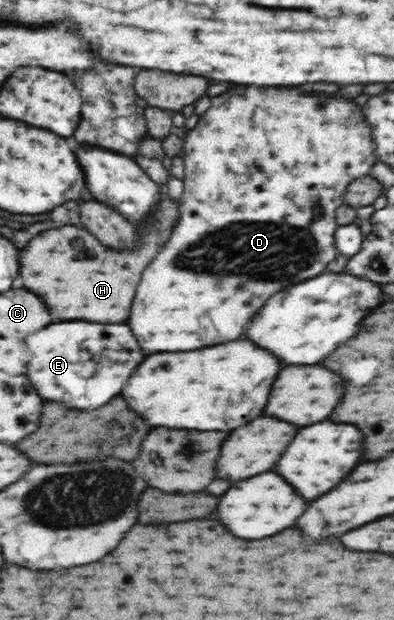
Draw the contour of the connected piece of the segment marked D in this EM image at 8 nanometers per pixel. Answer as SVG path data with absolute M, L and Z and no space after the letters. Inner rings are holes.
M234 86L234 88L228 88L221 94L218 94L215 97L211 98L212 105L203 115L200 115L199 122L196 127L186 135L186 138L183 139L183 148L185 155L183 156L184 162L184 178L182 178L183 182L183 192L181 197L179 198L180 203L180 220L177 221L176 228L174 228L174 232L172 232L172 236L170 236L170 240L166 244L164 244L163 248L156 254L156 260L146 268L146 272L144 272L144 276L142 276L142 282L140 282L140 286L136 288L136 300L134 300L134 306L132 306L132 316L130 316L130 320L128 320L128 326L132 326L132 332L134 332L134 336L142 342L142 348L146 350L146 352L188 352L188 350L196 350L196 348L208 348L208 346L212 346L212 344L224 344L224 342L232 342L232 340L240 340L240 338L244 338L244 328L248 328L248 320L252 320L252 316L256 316L256 312L260 312L260 308L264 308L264 300L268 300L268 292L280 292L280 290L284 291L288 288L288 284L300 284L301 281L310 280L312 277L320 276L320 274L328 271L328 266L330 266L330 262L332 260L336 260L336 256L340 255L340 251L338 251L338 245L336 245L336 230L339 227L338 221L336 221L336 210L345 204L344 202L344 194L346 192L346 188L348 188L348 184L352 184L352 181L358 180L362 176L370 175L370 170L372 170L372 166L378 162L378 158L376 156L376 143L373 142L372 138L372 127L369 126L368 122L365 122L364 113L362 113L362 106L359 106L354 102L353 99L346 98L330 98L330 96L326 96L326 94L316 94L314 90L312 92L306 92L306 90L300 90L300 88L258 88L258 86ZM330 100L336 100L336 102L342 102L344 106L318 106L318 104L322 104L322 102L330 102ZM304 106L308 108L312 108L312 106L316 106L316 110L320 112L320 120L330 120L330 122L296 122L294 118L296 118L296 112L300 112L300 108L302 108L302 112L304 112ZM232 274L236 274L236 276L250 276L250 278L254 278L254 280L264 280L264 282L232 282Z

